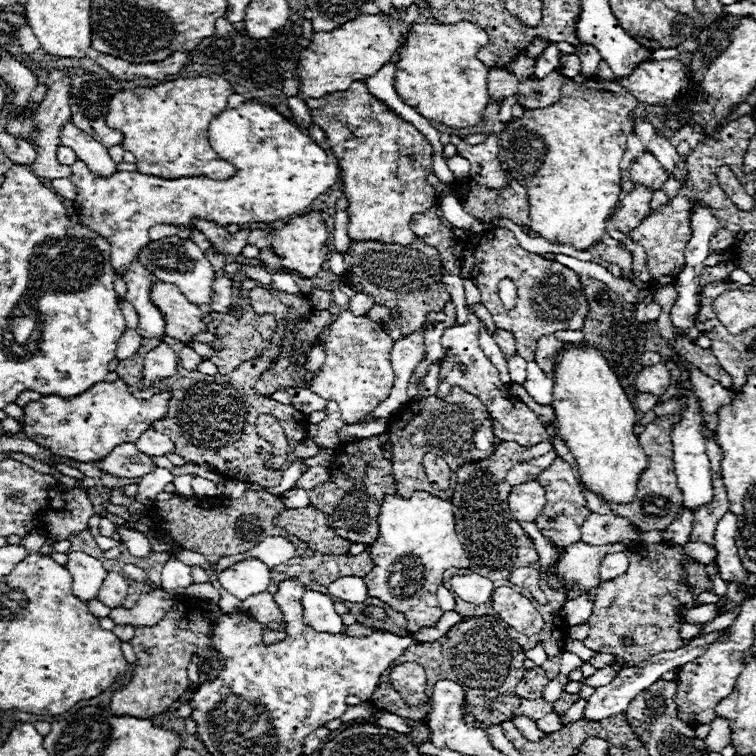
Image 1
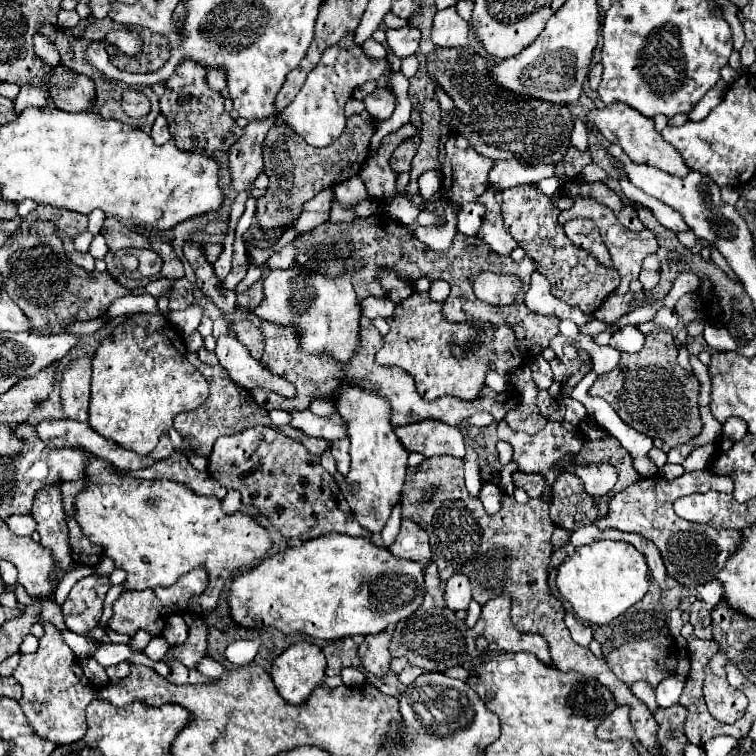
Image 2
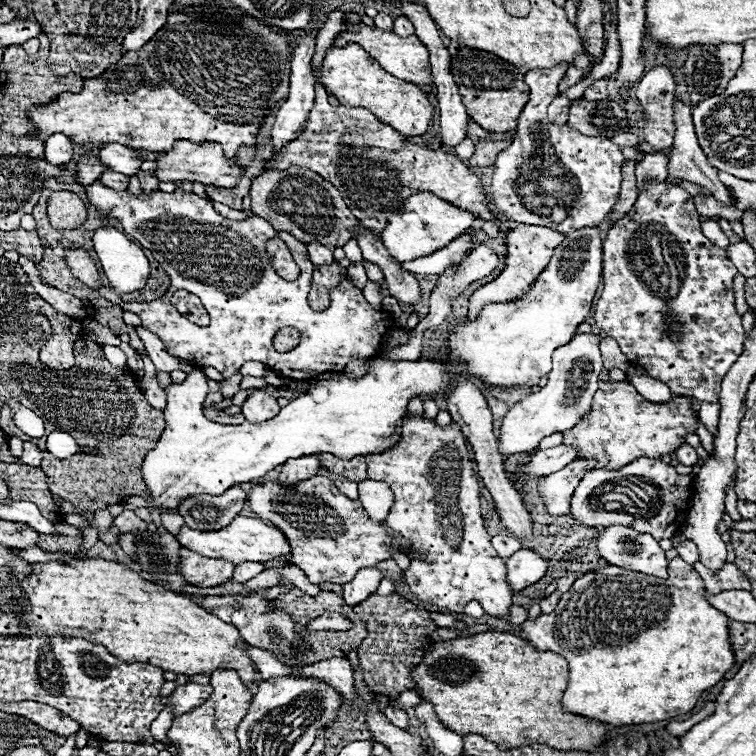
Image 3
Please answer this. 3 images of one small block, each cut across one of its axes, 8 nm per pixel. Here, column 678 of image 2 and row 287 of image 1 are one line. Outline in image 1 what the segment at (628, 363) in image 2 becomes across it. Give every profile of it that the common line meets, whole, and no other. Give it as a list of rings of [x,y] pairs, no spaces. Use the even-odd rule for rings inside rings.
[[[414,240],[410,246],[400,244],[382,244],[382,242],[352,242],[350,252],[344,256],[348,268],[352,268],[354,276],[350,282],[360,282],[364,286],[364,294],[368,294],[376,304],[384,304],[392,308],[392,318],[404,336],[426,326],[426,314],[444,310],[444,304],[450,302],[450,294],[446,288],[436,282],[440,280],[442,264],[438,252],[422,240]]]

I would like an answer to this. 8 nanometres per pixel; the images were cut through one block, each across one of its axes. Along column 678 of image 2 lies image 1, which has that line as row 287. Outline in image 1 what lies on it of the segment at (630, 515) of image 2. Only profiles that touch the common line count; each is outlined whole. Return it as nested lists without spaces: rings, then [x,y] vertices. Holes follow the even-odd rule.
[[[496,228],[484,234],[476,246],[476,270],[472,274],[474,284],[480,290],[480,300],[494,318],[500,330],[510,330],[516,340],[516,352],[526,362],[534,360],[536,344],[544,334],[558,330],[580,330],[586,322],[588,300],[578,274],[560,262],[546,260],[544,256],[526,252],[516,236],[508,228]],[[512,278],[518,288],[518,302],[514,310],[504,310],[498,298],[498,282]]]

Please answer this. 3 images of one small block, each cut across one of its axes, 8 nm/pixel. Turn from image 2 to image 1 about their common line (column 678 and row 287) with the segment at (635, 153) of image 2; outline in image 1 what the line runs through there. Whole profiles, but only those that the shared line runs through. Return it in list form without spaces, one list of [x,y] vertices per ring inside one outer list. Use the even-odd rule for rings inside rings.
[[[158,282],[152,288],[152,302],[162,310],[166,318],[166,334],[170,338],[190,344],[194,342],[194,334],[208,330],[202,322],[204,314],[196,304],[190,304],[174,284]]]

